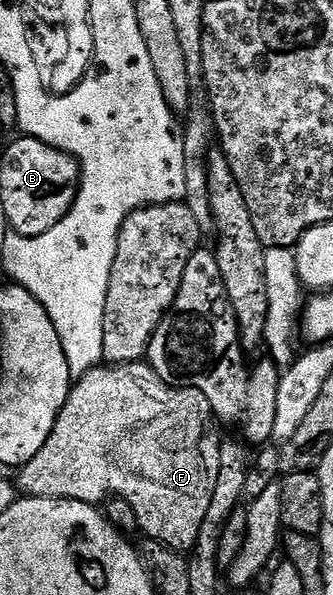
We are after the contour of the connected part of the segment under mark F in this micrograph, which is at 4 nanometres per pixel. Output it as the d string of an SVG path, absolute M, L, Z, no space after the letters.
M149 363L119 364L117 366L99 366L77 377L73 381L68 398L64 402L64 410L60 410L60 418L56 418L56 426L52 434L48 434L48 442L32 462L23 464L17 473L16 488L19 493L30 498L44 498L45 500L75 500L85 504L101 505L103 502L117 498L128 502L132 510L138 515L138 526L143 537L167 544L175 552L189 553L196 538L200 534L200 525L204 523L204 514L208 514L208 506L212 506L212 493L216 490L216 477L220 474L220 446L224 439L223 433L218 433L220 421L214 415L210 399L195 388L174 388L165 384L155 374Z

